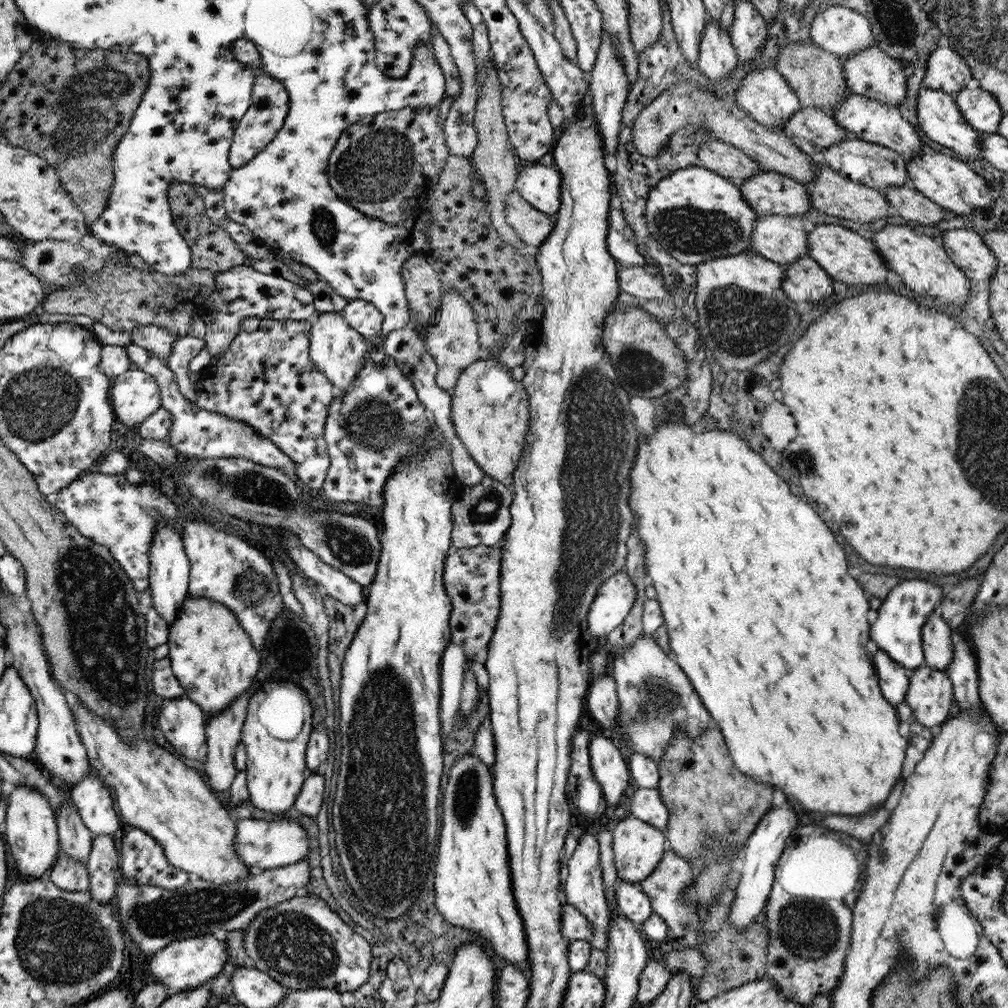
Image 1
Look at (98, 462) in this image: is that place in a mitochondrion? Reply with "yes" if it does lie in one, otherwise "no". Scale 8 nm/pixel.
no

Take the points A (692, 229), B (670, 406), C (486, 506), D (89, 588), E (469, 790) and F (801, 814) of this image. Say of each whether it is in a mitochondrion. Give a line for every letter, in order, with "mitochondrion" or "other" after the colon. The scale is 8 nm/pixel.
A: mitochondrion
B: mitochondrion
C: mitochondrion
D: mitochondrion
E: mitochondrion
F: other

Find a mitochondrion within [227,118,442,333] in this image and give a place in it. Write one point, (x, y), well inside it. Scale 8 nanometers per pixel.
(375, 168)

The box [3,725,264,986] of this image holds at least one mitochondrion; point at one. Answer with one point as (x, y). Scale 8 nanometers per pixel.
(57, 940)

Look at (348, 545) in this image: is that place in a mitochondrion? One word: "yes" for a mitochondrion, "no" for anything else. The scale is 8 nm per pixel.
yes

